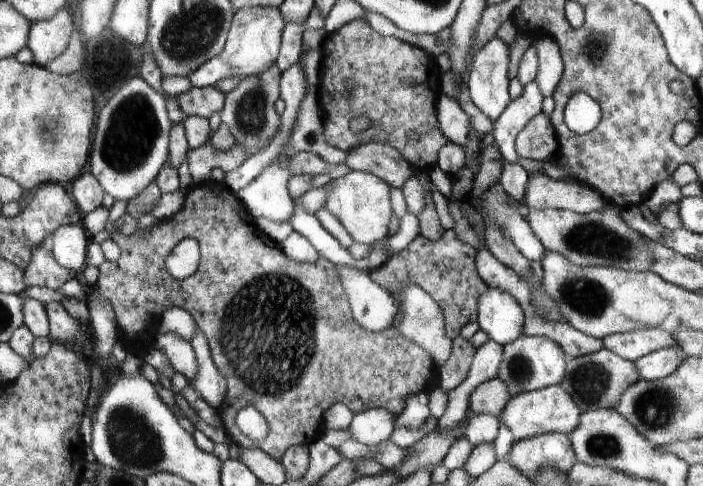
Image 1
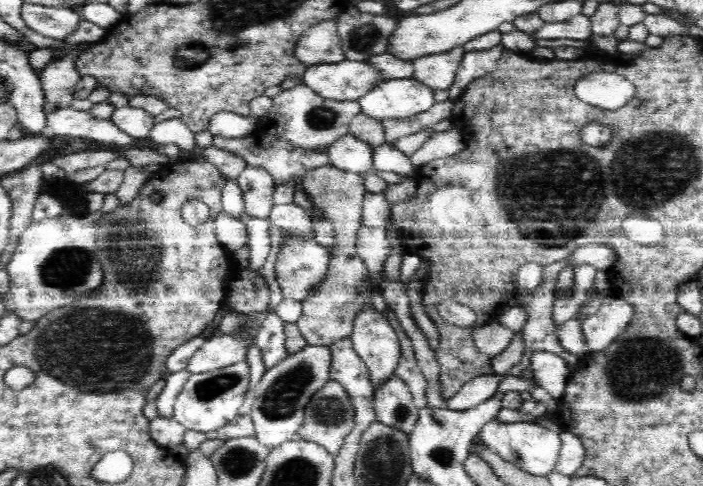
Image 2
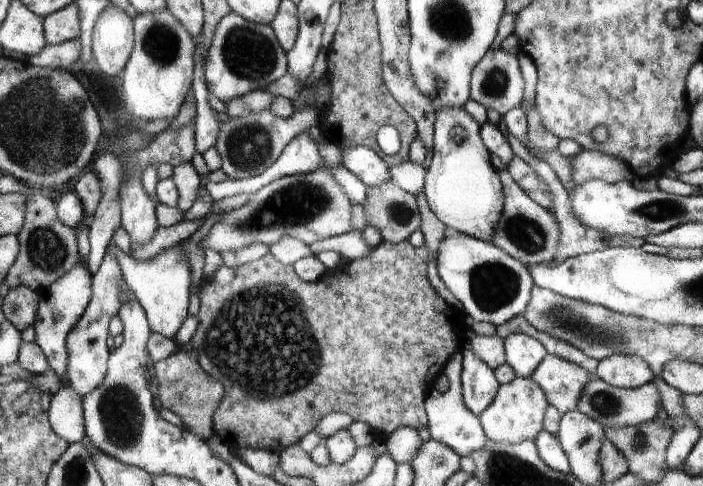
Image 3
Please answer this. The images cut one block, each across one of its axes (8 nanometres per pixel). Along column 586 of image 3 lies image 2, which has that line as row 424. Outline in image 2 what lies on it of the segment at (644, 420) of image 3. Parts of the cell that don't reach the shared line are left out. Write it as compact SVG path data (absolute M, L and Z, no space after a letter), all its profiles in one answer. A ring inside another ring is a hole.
M396 373L375 388L374 406L376 420L393 425L410 436L418 420L419 408L414 404L409 386Z

